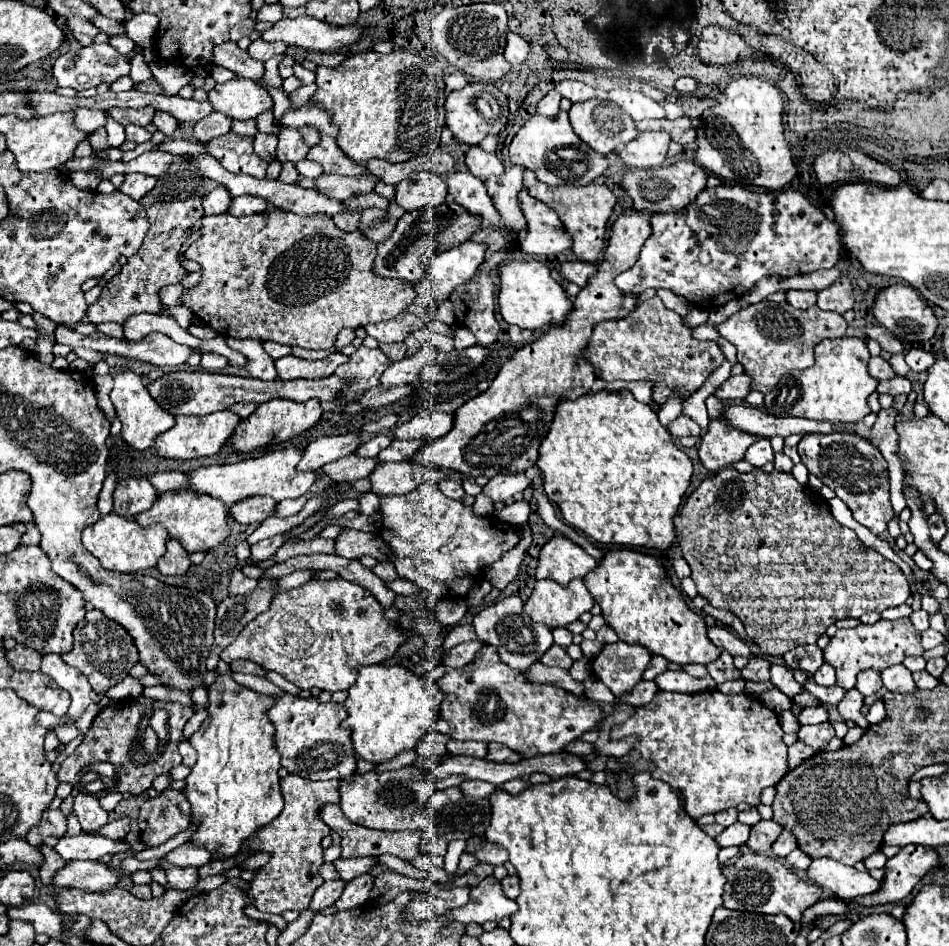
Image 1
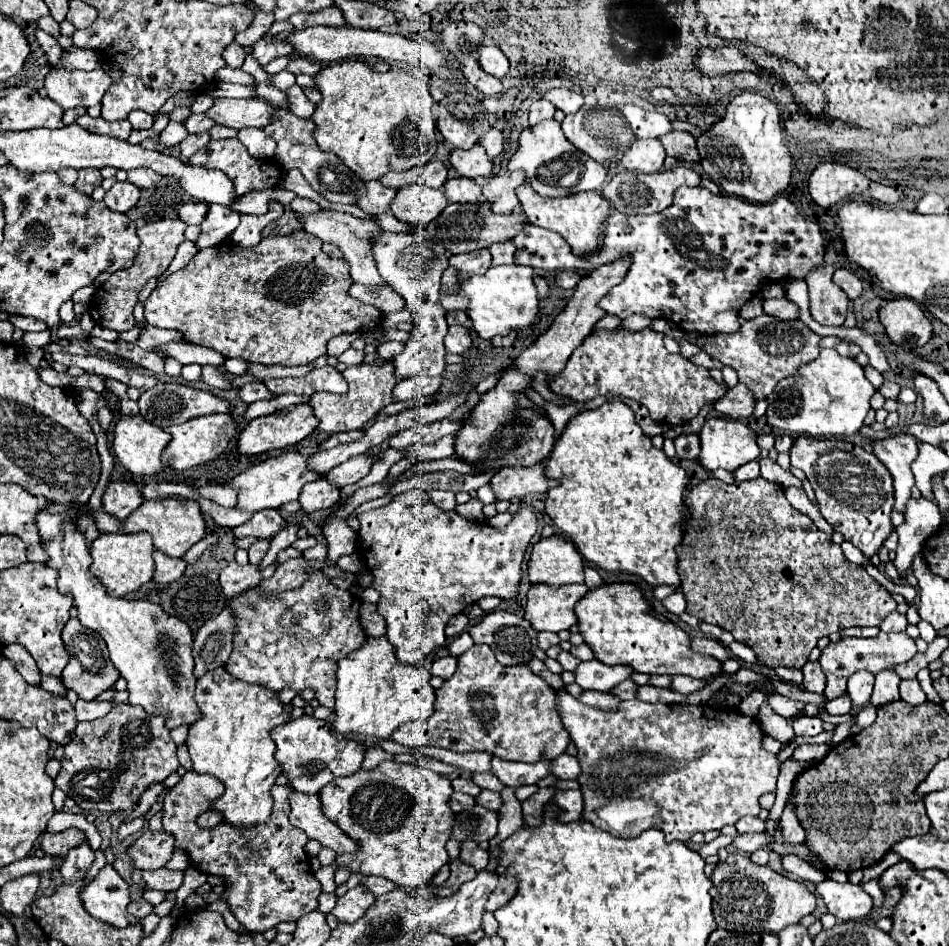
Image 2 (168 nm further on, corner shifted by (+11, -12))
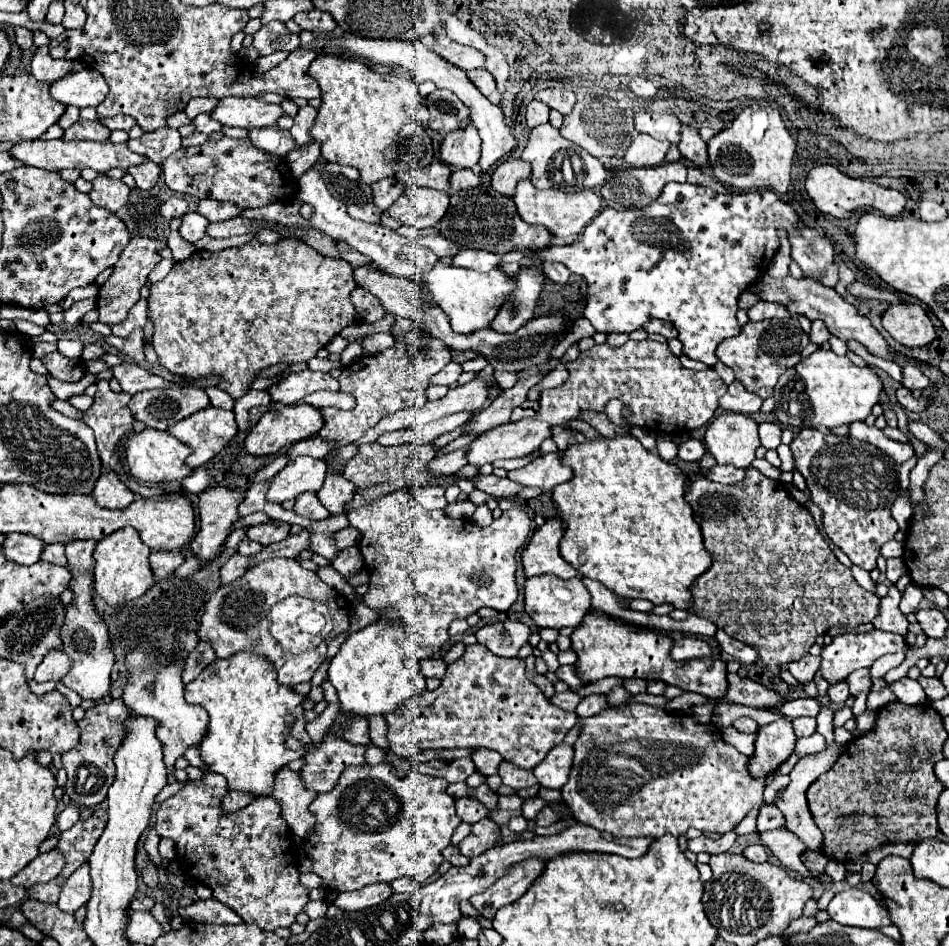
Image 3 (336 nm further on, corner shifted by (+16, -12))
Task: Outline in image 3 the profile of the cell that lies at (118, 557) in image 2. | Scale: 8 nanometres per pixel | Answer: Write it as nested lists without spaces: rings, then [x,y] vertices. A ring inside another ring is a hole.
[[[124,527],[102,541],[96,543],[94,549],[94,559],[96,559],[96,569],[94,569],[94,591],[100,595],[108,605],[124,605],[126,601],[132,601],[144,591],[148,591],[154,585],[154,573],[148,563],[150,549],[140,541],[136,529]]]

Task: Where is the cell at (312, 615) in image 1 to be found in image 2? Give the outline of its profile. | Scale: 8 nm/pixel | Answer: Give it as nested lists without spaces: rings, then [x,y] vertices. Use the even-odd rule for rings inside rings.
[[[313,571],[309,581],[305,581],[303,587],[293,589],[293,591],[285,591],[279,595],[269,595],[269,597],[261,597],[257,593],[257,589],[249,589],[237,597],[233,597],[229,601],[233,605],[233,613],[237,617],[237,633],[233,635],[233,653],[229,657],[229,661],[225,663],[225,671],[241,681],[247,683],[257,683],[263,685],[271,691],[281,691],[281,689],[293,689],[293,691],[303,691],[303,689],[313,689],[315,691],[315,699],[323,705],[333,709],[335,705],[335,675],[337,675],[337,661],[347,657],[349,653],[357,651],[365,641],[365,633],[361,629],[359,623],[359,607],[361,607],[361,599],[351,595],[345,589],[337,589],[329,583],[329,579],[325,579],[321,575],[321,571]],[[295,603],[305,603],[311,605],[315,609],[321,609],[321,613],[325,613],[325,621],[329,621],[331,627],[327,627],[321,637],[309,637],[305,633],[295,633],[295,631],[287,631],[281,629],[281,617],[285,613],[285,609],[291,609]]]

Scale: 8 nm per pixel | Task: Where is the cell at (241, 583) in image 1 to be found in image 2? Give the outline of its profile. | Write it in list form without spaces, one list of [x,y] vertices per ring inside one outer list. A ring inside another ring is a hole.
[[[229,563],[219,575],[219,583],[221,583],[227,599],[233,599],[235,595],[239,595],[251,587],[257,587],[259,581],[261,581],[259,565]]]

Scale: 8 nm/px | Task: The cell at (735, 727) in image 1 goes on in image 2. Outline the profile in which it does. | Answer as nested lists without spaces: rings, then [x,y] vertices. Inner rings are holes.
[[[567,689],[555,691],[557,693],[557,711],[561,713],[561,721],[565,725],[565,729],[569,731],[573,743],[577,745],[577,759],[581,763],[583,773],[579,775],[579,783],[581,783],[581,791],[583,791],[583,819],[591,821],[595,827],[615,835],[615,837],[637,837],[641,831],[649,829],[649,827],[659,827],[665,833],[667,841],[689,841],[697,831],[707,833],[711,829],[721,829],[723,825],[735,825],[741,817],[745,815],[757,815],[759,809],[759,797],[765,793],[773,793],[775,791],[775,783],[777,783],[777,775],[779,775],[779,763],[777,763],[777,755],[769,753],[763,749],[763,731],[759,727],[759,723],[753,717],[745,717],[743,713],[735,711],[735,709],[727,709],[727,707],[713,707],[713,705],[663,705],[663,703],[645,703],[639,699],[631,699],[631,701],[621,701],[617,711],[599,711],[593,709],[589,705],[583,705],[581,701],[577,701],[575,697],[571,697],[567,693]],[[663,761],[665,769],[663,771],[655,771],[657,763]]]

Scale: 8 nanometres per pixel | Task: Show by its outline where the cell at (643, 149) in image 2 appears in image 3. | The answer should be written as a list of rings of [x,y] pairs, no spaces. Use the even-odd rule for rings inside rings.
[[[638,133],[632,141],[632,145],[628,147],[624,159],[632,167],[654,167],[664,161],[670,145],[672,145],[670,141],[658,141],[650,135]]]

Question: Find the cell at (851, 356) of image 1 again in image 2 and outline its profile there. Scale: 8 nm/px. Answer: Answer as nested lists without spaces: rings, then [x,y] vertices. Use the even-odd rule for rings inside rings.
[[[823,349],[819,353],[817,359],[813,359],[807,365],[801,365],[801,369],[793,375],[783,379],[773,393],[767,397],[767,425],[773,429],[781,429],[781,431],[789,431],[789,433],[801,433],[801,435],[809,435],[809,437],[833,437],[833,439],[845,439],[851,437],[853,433],[857,433],[863,425],[863,419],[867,415],[869,407],[869,399],[875,393],[875,387],[869,383],[869,379],[865,377],[861,365],[851,359],[851,357],[841,357],[835,349]]]

